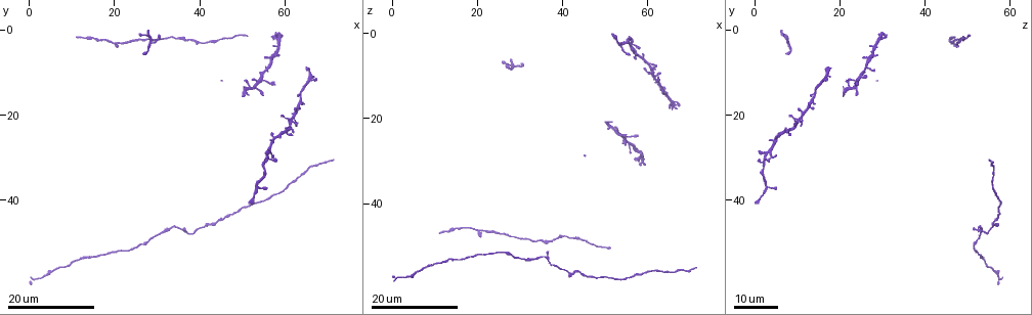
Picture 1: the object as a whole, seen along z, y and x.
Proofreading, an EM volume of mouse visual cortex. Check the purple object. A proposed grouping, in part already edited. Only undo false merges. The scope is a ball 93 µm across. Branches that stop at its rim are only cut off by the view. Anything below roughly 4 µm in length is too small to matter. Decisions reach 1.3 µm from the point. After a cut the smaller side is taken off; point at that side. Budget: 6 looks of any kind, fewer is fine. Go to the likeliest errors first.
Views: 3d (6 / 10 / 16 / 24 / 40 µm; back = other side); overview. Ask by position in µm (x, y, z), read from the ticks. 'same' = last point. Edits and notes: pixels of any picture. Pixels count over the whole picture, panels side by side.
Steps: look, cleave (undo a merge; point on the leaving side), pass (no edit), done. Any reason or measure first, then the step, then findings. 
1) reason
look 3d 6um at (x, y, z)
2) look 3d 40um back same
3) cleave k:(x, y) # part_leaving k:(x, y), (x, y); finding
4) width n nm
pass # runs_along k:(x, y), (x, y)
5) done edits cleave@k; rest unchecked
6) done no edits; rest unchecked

look 3d 24um at (52.0, 13.0, 22.0)

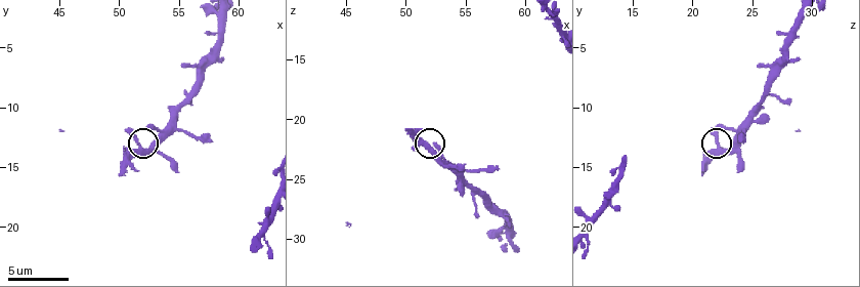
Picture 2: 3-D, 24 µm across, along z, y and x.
zoom in
look 3d 6um at (51.8, 13.4, 22.2)

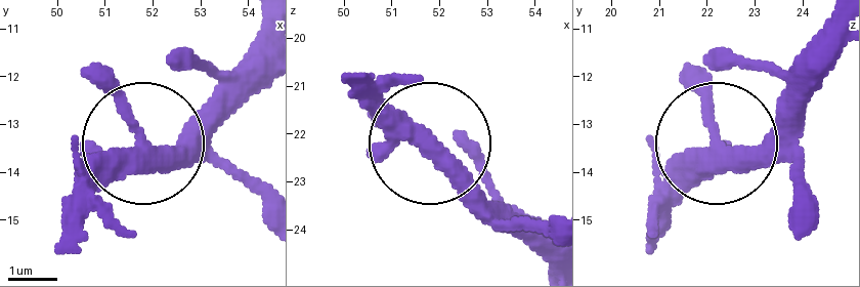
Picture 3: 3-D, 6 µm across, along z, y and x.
width 340 nm
pass # continuous, no second neuron

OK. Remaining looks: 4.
two arms at a narrow angle
look 3d 16um at (40.0, 3.0, 47.5)

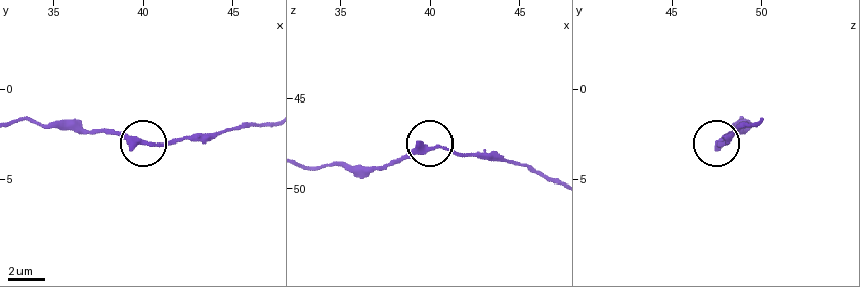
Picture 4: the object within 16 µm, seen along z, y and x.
look 3d 10um at (40.4, 2.9, 47.7)

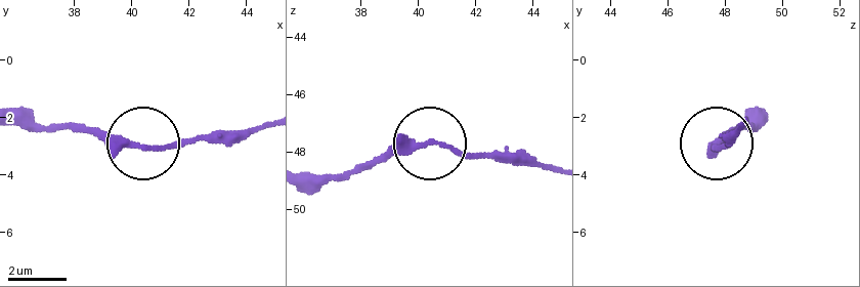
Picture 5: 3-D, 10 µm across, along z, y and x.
width 200 nm
pass # runs_along 5:(552, 171), (471, 159), (434, 145), (398, 145), (356, 166); continuous, no second neuron

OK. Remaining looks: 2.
look 3d 24um at (66.0, 32.0, 56.0)

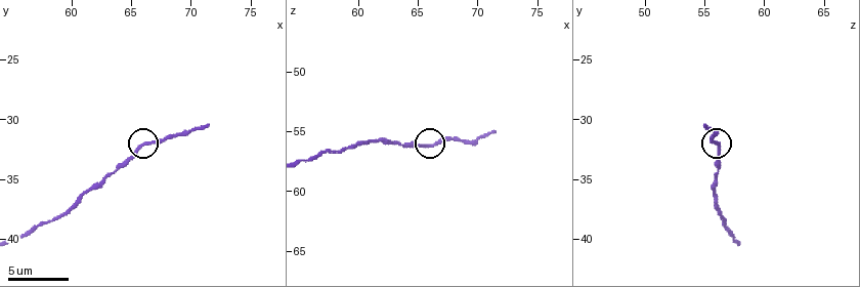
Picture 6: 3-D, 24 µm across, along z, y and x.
zoom in
look 3d 6um at (66.2, 32.0, 56.0)

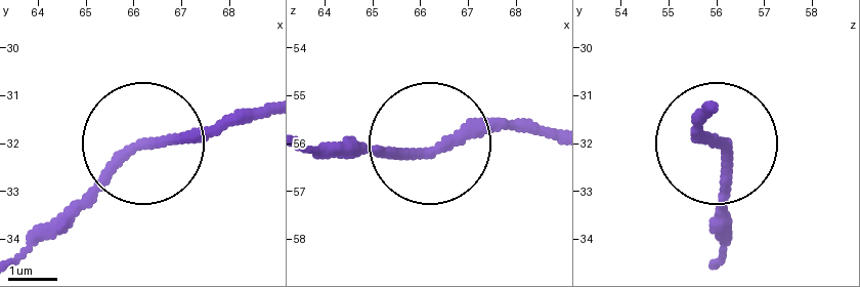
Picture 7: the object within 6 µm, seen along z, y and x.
width 200 nm
pass # all the same neuron

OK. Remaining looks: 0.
done no edits; rest unchecked

